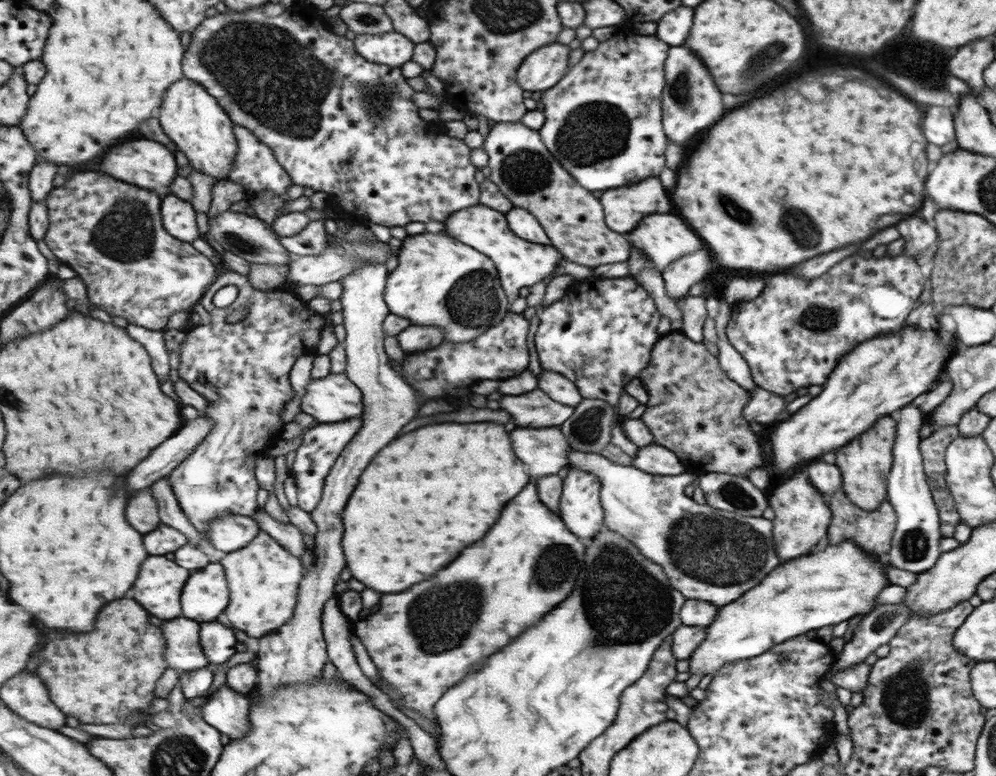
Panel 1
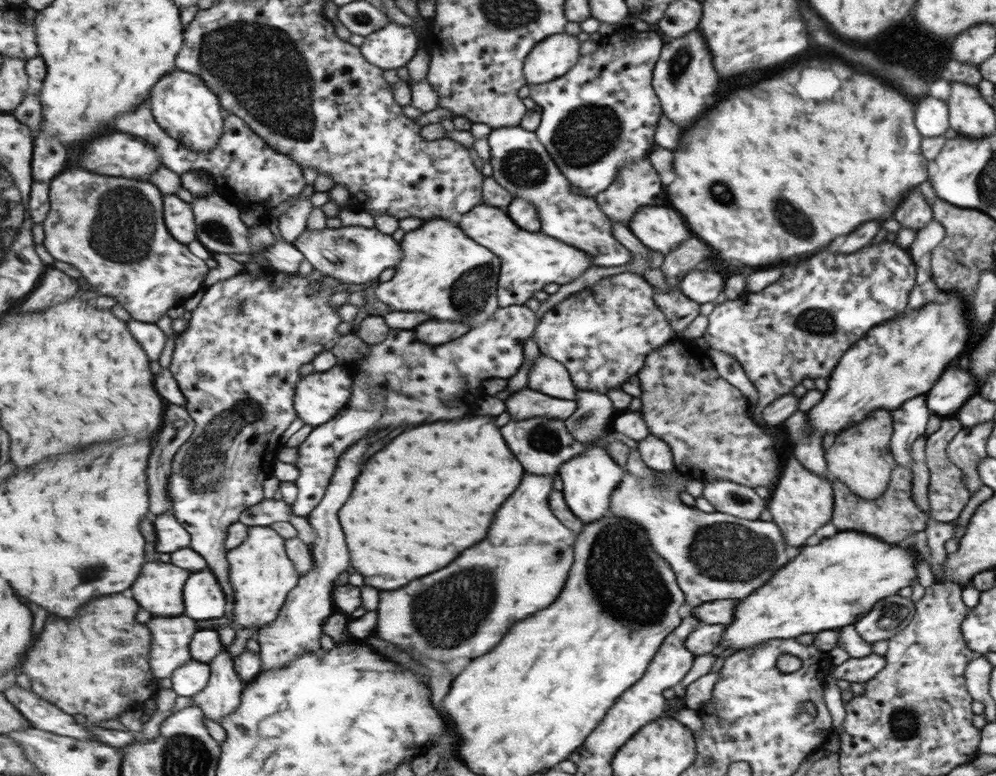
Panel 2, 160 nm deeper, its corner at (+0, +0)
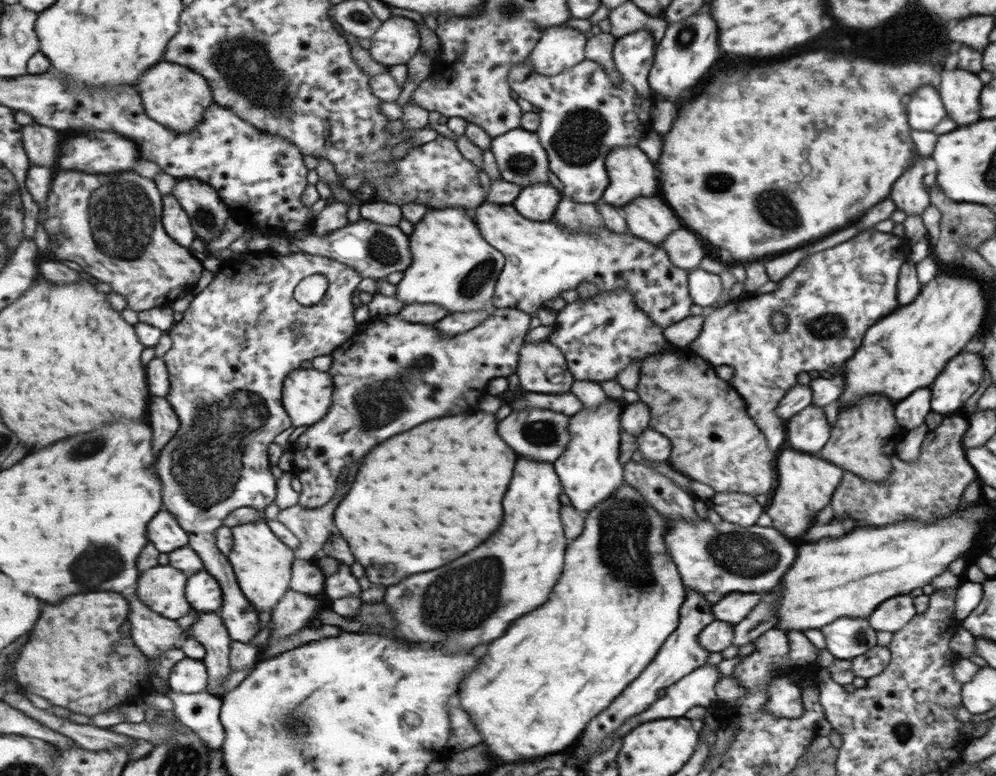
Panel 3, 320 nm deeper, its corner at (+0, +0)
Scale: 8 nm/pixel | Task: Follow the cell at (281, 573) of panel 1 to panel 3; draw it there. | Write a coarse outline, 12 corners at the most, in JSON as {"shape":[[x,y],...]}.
{"shape":[[265,519],[232,527],[245,596],[271,611],[291,590],[296,552]]}

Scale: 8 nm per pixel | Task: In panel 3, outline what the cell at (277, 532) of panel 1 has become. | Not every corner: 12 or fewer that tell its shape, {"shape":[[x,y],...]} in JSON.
{"shape":[[295,559],[290,588],[327,596],[326,578],[312,560]]}

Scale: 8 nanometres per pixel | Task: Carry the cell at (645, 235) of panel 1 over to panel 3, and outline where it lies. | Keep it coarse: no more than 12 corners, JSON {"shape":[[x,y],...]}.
{"shape":[[657,198],[620,208],[630,235],[657,244],[679,228]]}

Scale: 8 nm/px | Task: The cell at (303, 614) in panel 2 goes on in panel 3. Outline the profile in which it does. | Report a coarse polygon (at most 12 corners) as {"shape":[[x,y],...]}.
{"shape":[[286,592],[272,610],[268,646],[311,626],[327,604]]}

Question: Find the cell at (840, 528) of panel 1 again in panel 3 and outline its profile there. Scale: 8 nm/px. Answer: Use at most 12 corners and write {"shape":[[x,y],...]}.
{"shape":[[963,418],[927,430],[915,462],[887,479],[842,475],[835,516],[876,526],[935,519],[960,506],[977,473]]}

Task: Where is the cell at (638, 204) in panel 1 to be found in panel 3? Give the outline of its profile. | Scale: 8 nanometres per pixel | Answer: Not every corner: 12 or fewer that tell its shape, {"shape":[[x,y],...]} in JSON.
{"shape":[[637,145],[605,160],[603,202],[626,207],[657,190],[655,168]]}

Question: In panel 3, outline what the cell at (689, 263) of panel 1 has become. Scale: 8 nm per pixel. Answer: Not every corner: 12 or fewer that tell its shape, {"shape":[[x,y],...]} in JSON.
{"shape":[[673,230],[660,246],[687,272],[706,256],[687,230]]}

